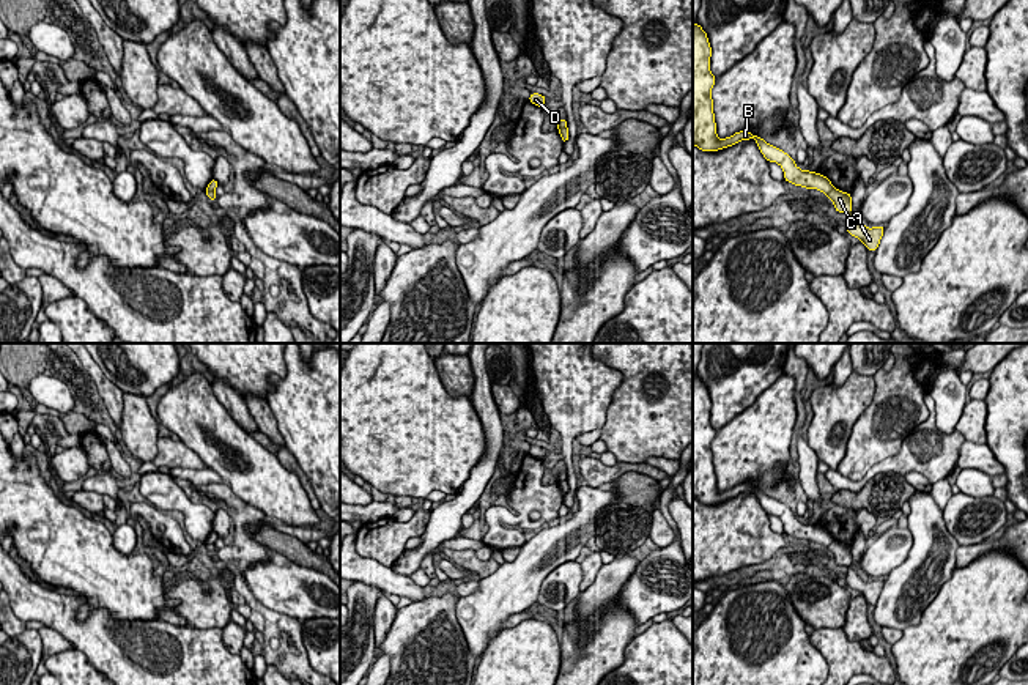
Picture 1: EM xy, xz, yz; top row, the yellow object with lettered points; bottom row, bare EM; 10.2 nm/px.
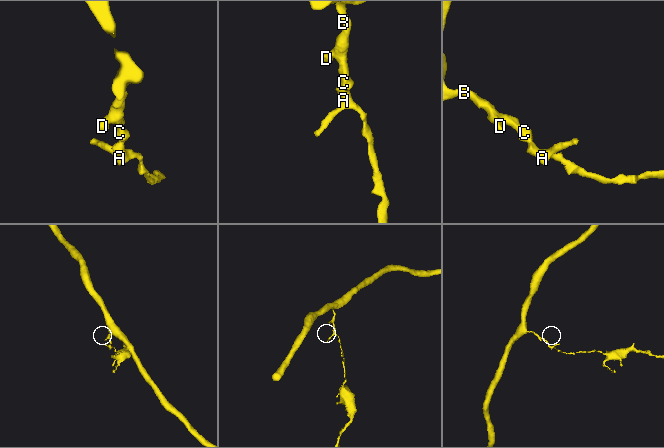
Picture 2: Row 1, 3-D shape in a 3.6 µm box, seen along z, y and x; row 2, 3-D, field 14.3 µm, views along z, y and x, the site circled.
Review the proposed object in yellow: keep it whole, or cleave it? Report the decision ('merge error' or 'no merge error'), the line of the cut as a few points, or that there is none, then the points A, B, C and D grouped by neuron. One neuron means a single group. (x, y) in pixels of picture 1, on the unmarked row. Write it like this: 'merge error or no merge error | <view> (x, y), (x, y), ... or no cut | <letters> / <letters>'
merge error | yz (833, 540), (827, 548) | A C / B D

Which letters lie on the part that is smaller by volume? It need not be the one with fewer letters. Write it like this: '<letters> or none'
A, C

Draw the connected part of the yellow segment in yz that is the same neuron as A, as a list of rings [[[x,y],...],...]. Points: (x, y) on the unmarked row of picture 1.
[[[833,540],[826,548],[838,565],[845,565],[845,584],[858,591],[871,605],[875,605],[880,592],[883,589],[885,578],[867,581],[853,565],[852,565],[852,546],[842,545]]]

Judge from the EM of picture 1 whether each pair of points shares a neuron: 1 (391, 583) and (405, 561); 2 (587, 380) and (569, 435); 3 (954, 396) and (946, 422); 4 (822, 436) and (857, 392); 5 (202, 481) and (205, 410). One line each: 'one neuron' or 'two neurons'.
1: two neurons
2: one neuron
3: one neuron
4: one neuron
5: two neurons

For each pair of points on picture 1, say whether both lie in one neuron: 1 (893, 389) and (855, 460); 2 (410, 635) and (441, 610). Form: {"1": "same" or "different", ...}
{"1": "same", "2": "same"}

